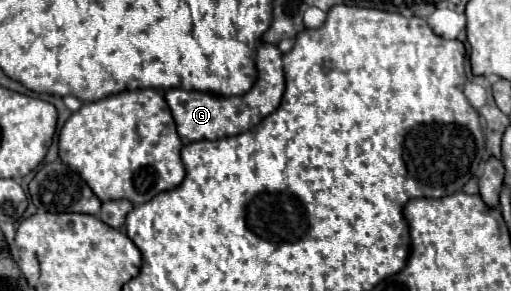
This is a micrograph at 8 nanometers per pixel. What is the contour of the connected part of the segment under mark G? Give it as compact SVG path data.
M262 45L256 53L256 69L258 79L254 87L240 97L222 97L210 95L200 91L184 91L184 89L170 89L164 99L170 107L170 113L176 121L176 129L180 137L190 141L200 139L222 139L244 133L258 125L266 115L270 115L282 101L284 95L284 71L282 71L282 53L276 45Z

